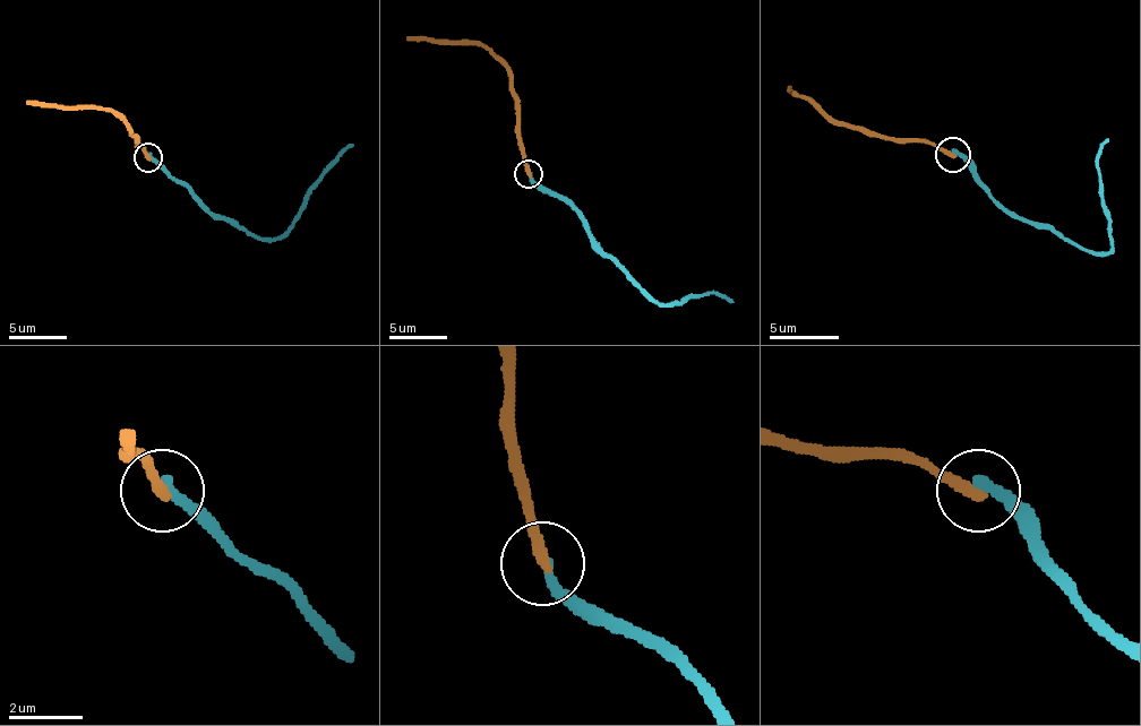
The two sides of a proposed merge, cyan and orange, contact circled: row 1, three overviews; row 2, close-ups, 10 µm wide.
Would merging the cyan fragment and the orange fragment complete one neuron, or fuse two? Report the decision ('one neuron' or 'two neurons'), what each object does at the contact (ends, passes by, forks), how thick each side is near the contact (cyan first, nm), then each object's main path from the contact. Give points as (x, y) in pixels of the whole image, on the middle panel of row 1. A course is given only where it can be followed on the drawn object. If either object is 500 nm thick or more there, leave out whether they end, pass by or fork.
two neurons | cyan ends | orange ends | 280/320 nm | cyan via (529, 173), (581, 216), (592, 239), (655, 300), (668, 302), (705, 294), (725, 294), (734, 302) | orange via (529, 173), (521, 147), (512, 75), (482, 46), (431, 43), (408, 37)

